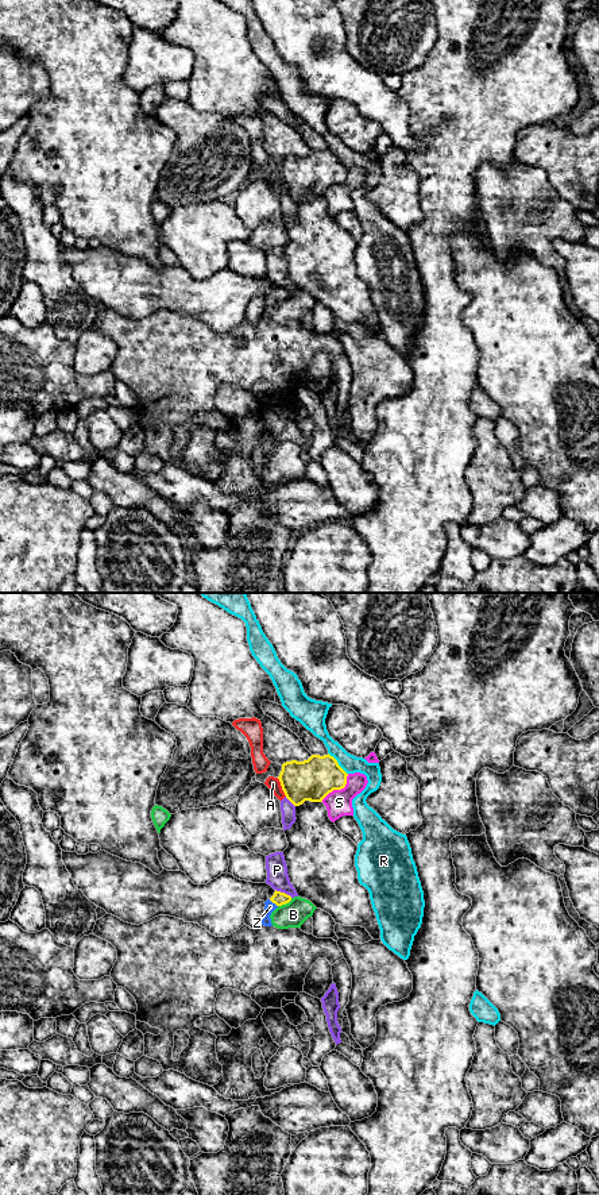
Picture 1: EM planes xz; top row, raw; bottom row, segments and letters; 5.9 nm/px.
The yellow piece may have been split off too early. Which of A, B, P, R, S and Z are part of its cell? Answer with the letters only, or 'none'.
Z

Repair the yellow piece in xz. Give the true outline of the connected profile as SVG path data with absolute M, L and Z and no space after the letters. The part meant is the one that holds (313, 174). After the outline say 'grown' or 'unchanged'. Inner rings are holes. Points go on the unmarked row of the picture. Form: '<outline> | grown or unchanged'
M312 150L304 157L286 157L278 171L286 193L300 201L305 196L322 197L333 185L341 185L347 180L348 169L337 155L328 150Z | unchanged

